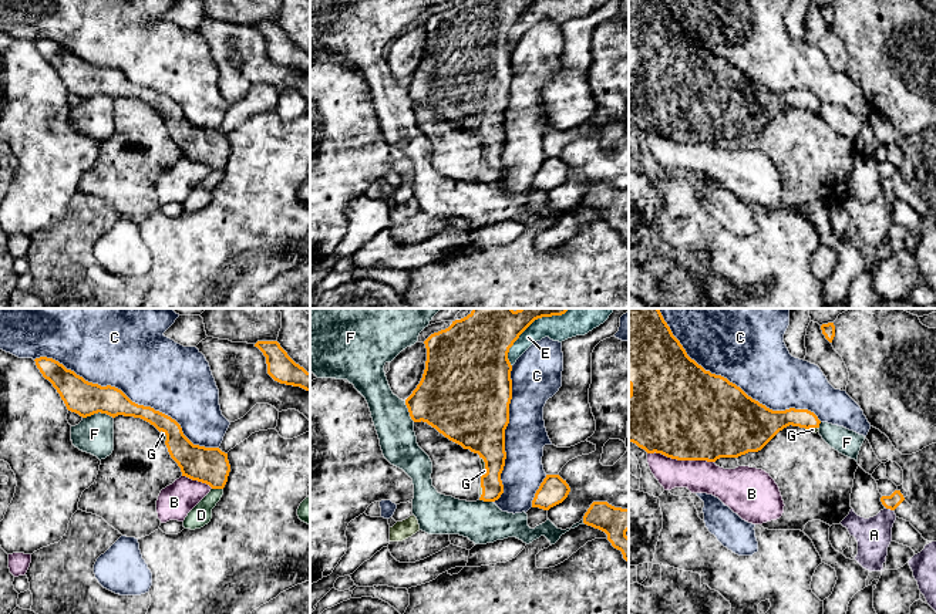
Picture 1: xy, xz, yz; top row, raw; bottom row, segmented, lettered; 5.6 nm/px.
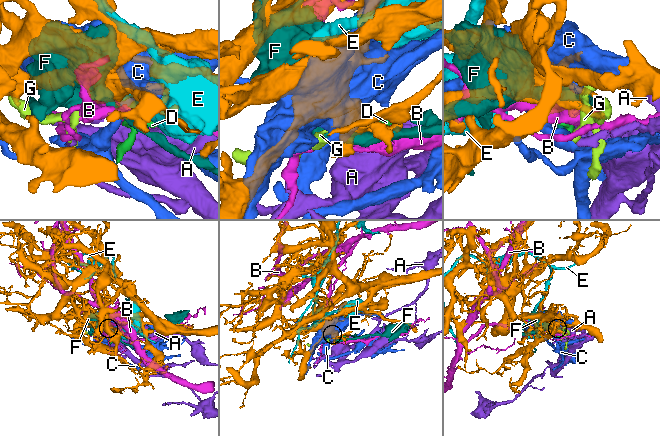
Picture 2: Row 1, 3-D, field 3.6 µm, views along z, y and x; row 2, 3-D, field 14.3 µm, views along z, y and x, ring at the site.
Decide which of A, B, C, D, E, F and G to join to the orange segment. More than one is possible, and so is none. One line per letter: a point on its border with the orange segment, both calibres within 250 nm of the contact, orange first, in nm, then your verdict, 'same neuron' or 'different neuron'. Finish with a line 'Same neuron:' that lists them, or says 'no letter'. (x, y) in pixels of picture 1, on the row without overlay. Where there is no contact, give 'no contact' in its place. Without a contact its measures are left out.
A: yz (889, 189) | 80/200 nm | different neuron
B: yz (680, 141) | 500/190 nm | different neuron
C: xy (127, 78) | 190/420 nm | different neuron
D: xy (218, 169) | 200/120 nm | different neuron
E: xz (515, 22) | 380/130 nm | different neuron
F: xy (97, 94) | 190/220 nm | different neuron
G: xz (485, 148) | 300/30 nm | same neuron
Same neuron: G

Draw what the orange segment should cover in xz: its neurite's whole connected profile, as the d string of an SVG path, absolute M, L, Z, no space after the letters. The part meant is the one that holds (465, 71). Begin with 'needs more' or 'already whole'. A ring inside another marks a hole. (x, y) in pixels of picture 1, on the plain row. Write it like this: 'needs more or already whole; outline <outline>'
needs more; outline M461 0L425 23L422 60L405 81L414 104L427 104L450 122L478 135L482 146L479 182L495 183L504 175L505 111L512 81L509 30L538 0Z

